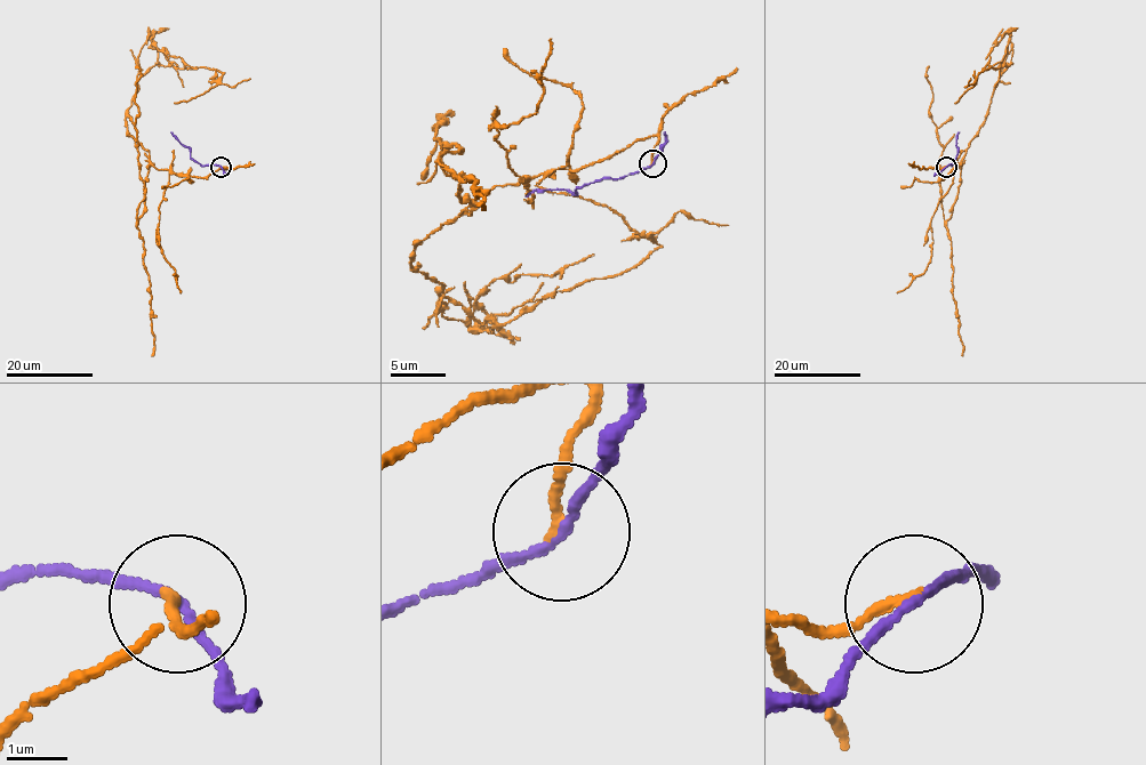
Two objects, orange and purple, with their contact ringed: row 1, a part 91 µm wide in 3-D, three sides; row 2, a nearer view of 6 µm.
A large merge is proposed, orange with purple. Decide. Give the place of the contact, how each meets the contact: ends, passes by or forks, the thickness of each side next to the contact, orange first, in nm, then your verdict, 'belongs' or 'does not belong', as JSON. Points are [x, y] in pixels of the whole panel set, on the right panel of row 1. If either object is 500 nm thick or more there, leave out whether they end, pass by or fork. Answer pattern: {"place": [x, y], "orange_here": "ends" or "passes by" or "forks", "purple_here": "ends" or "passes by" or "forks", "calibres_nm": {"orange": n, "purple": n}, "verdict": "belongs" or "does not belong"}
{"place": [946, 167], "orange_here": "ends", "purple_here": "passes by", "calibres_nm": {"orange": 170, "purple": 140}, "verdict": "does not belong"}

